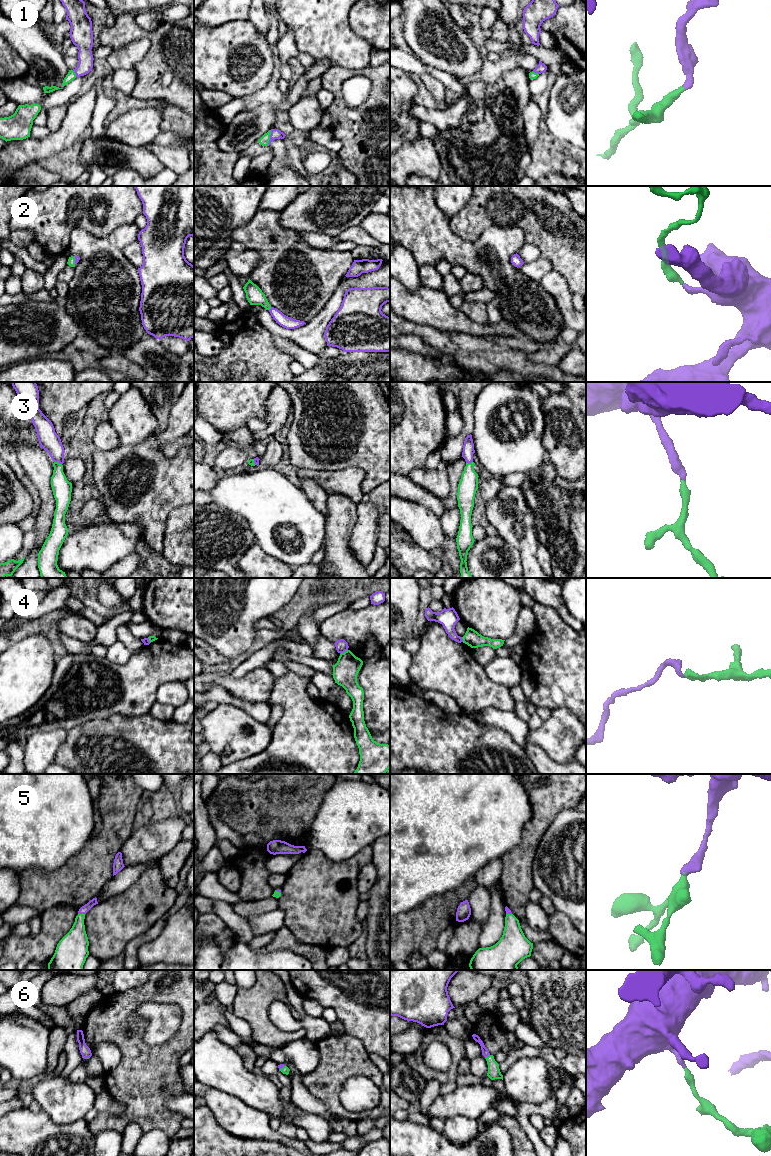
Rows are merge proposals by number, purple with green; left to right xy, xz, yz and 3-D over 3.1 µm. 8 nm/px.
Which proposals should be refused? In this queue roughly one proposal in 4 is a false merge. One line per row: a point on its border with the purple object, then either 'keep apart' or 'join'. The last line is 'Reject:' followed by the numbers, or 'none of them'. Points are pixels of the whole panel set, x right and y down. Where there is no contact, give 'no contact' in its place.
1: contact xz (270, 138); join
2: contact xz (270, 309); join
3: contact xy (58, 462); join
4: contact xz (343, 652); keep apart
5: contact xy (81, 913); join
6: contact yz (487, 1056); join
Reject: 4

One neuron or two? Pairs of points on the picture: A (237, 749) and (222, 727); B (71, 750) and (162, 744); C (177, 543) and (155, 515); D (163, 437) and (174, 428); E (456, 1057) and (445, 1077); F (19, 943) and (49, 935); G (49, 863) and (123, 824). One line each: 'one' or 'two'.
A: one
B: one
C: two
D: one
E: one
F: one
G: two

